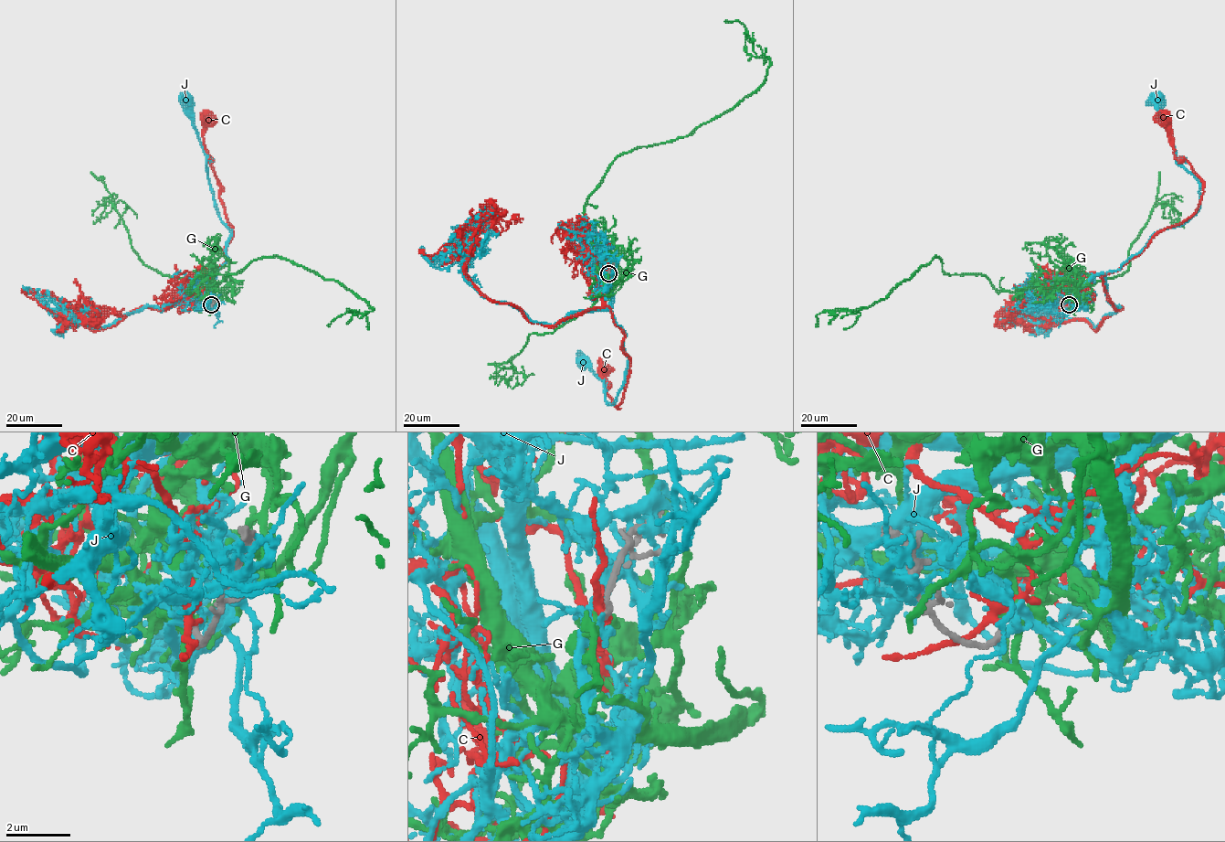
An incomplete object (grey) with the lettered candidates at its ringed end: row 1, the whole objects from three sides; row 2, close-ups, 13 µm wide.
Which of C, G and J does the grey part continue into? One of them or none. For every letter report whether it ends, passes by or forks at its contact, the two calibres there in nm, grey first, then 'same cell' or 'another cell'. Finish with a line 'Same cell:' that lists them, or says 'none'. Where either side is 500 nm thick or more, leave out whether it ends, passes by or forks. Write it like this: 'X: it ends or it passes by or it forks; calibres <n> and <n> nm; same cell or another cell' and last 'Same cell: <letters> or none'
C: it forks; calibres 180 and 240 nm; another cell
G: it passes by; calibres 180 and 140 nm; same cell
J: it passes by; calibres 190 and 180 nm; another cell
Same cell: G

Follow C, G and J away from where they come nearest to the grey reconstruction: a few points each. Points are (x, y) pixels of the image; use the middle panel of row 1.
C: (608, 272), (609, 287), (597, 295), (624, 335), (621, 349), (629, 362), (617, 408), (600, 375), (606, 369)
G: (608, 273), (584, 204), (609, 164), (691, 134), (763, 81), (769, 59), (746, 51), (743, 25), (725, 20)
J: (608, 272), (611, 311), (625, 335), (628, 359), (623, 385), (611, 405), (605, 397), (604, 382), (584, 363)

